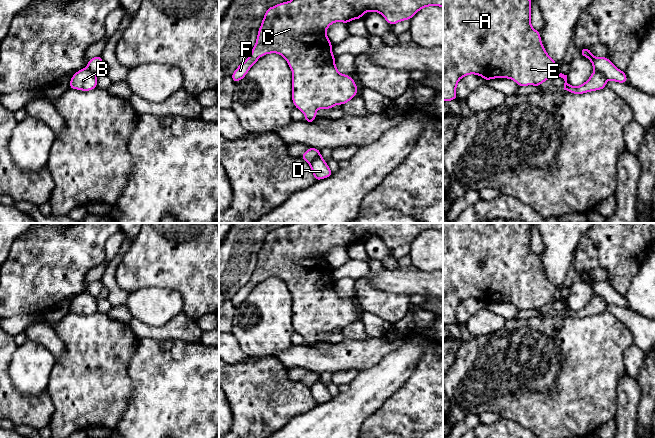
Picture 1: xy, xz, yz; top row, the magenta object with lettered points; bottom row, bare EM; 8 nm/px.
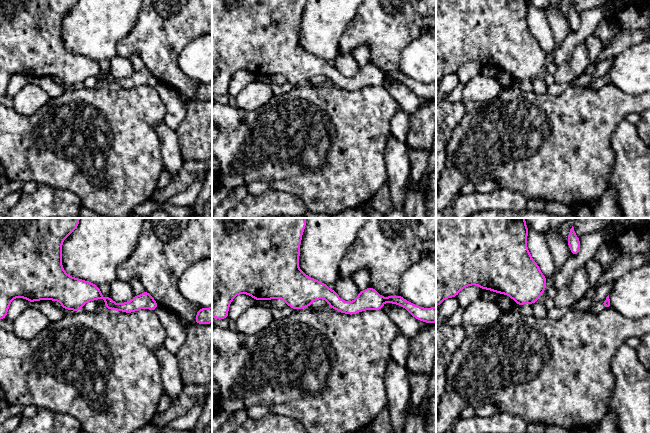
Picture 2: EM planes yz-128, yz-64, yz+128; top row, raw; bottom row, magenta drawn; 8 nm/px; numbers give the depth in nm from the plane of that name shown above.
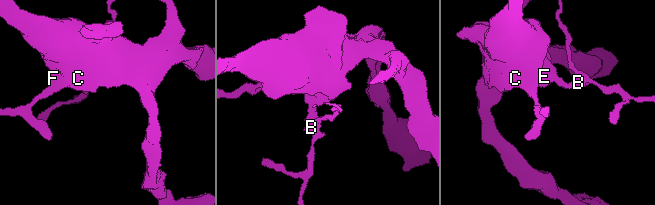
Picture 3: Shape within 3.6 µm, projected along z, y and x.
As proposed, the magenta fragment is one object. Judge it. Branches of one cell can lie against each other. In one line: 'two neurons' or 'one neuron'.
two neurons

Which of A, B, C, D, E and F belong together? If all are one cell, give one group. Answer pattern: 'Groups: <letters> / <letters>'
Groups: A B C E F / D

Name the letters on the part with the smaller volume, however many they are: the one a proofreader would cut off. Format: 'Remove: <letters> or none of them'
Remove: D

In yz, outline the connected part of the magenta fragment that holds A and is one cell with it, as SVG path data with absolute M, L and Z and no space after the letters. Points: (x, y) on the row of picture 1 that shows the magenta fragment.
M443 0L443 101L457 99L456 87L459 80L469 74L483 77L486 81L495 78L508 78L518 86L540 86L544 81L554 76L558 64L547 54L539 31L531 26L531 0Z

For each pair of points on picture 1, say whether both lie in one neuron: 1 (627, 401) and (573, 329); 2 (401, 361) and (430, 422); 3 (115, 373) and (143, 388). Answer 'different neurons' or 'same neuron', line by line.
1: different neurons
2: different neurons
3: different neurons

